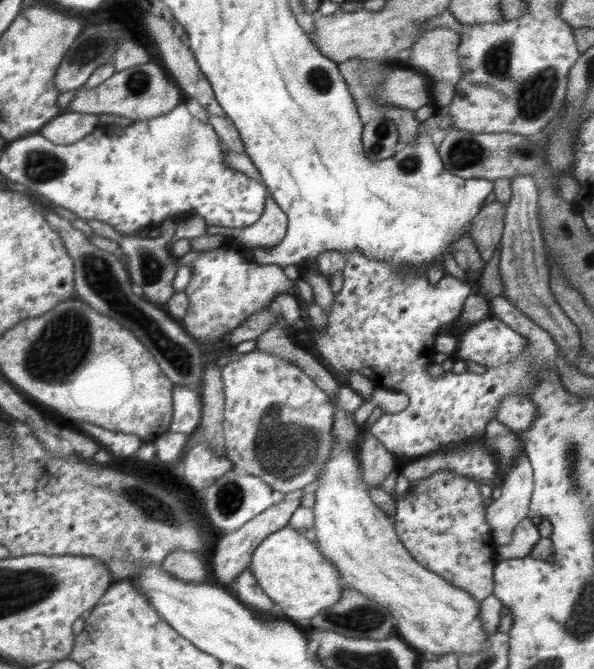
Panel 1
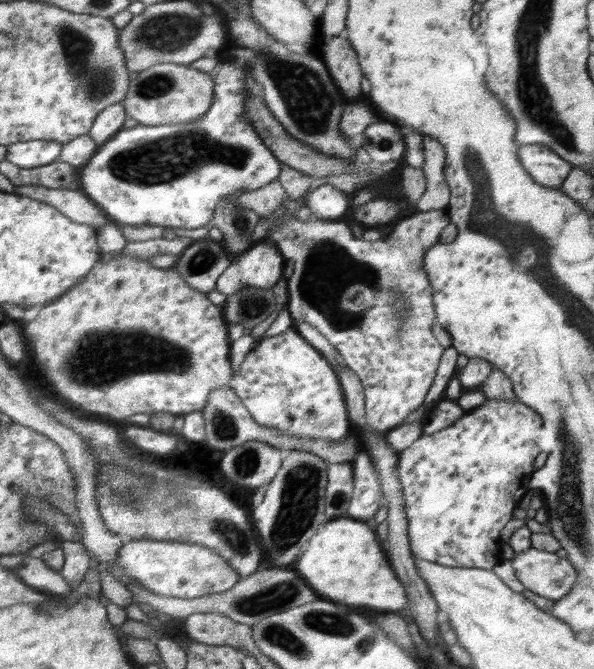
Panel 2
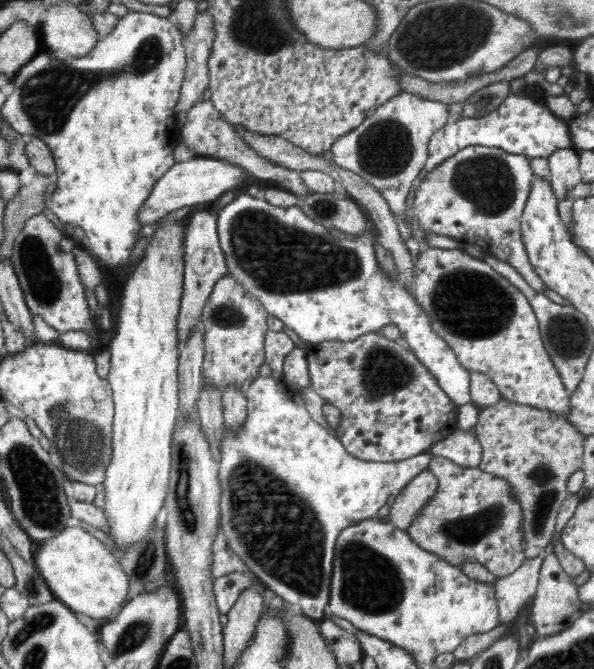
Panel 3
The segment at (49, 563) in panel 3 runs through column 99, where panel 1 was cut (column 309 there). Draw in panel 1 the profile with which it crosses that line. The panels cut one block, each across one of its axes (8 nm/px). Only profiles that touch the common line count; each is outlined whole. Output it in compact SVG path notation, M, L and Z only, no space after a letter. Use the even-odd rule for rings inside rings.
M290 526L270 533L258 548L254 548L250 567L264 593L281 606L282 616L312 618L321 610L334 606L348 588L340 578L338 567L322 555L318 543Z

